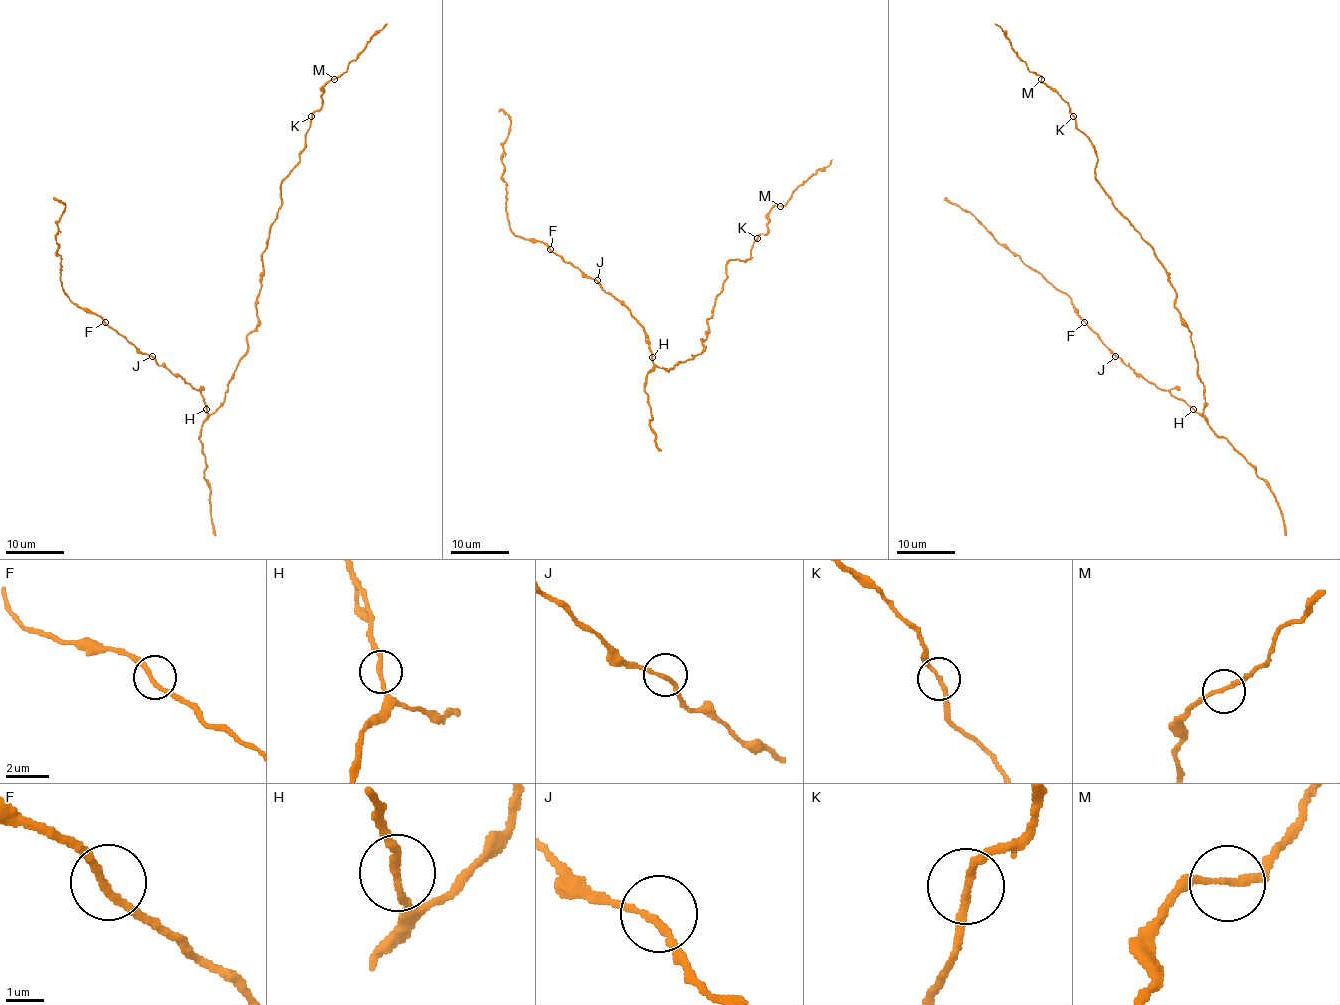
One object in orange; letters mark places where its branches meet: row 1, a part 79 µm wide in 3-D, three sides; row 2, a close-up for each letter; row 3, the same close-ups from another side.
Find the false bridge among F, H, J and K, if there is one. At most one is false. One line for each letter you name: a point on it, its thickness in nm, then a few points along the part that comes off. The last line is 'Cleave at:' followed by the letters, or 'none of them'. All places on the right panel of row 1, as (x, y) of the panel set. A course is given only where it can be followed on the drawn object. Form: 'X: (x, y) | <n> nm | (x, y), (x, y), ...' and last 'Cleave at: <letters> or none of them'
Cleave at: none of them

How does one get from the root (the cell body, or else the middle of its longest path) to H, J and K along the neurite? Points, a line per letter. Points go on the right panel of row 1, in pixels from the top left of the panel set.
H: (1197, 367), (1197, 375), (1203, 384), (1205, 407), (1200, 414), (1193, 409)
J: (1197, 367), (1205, 394), (1205, 407), (1200, 414), (1184, 401), (1139, 376), (1115, 356)
K: (1197, 367), (1190, 331), (1175, 306), (1168, 272), (1100, 185), (1094, 170), (1096, 151), (1077, 128), (1074, 116)

